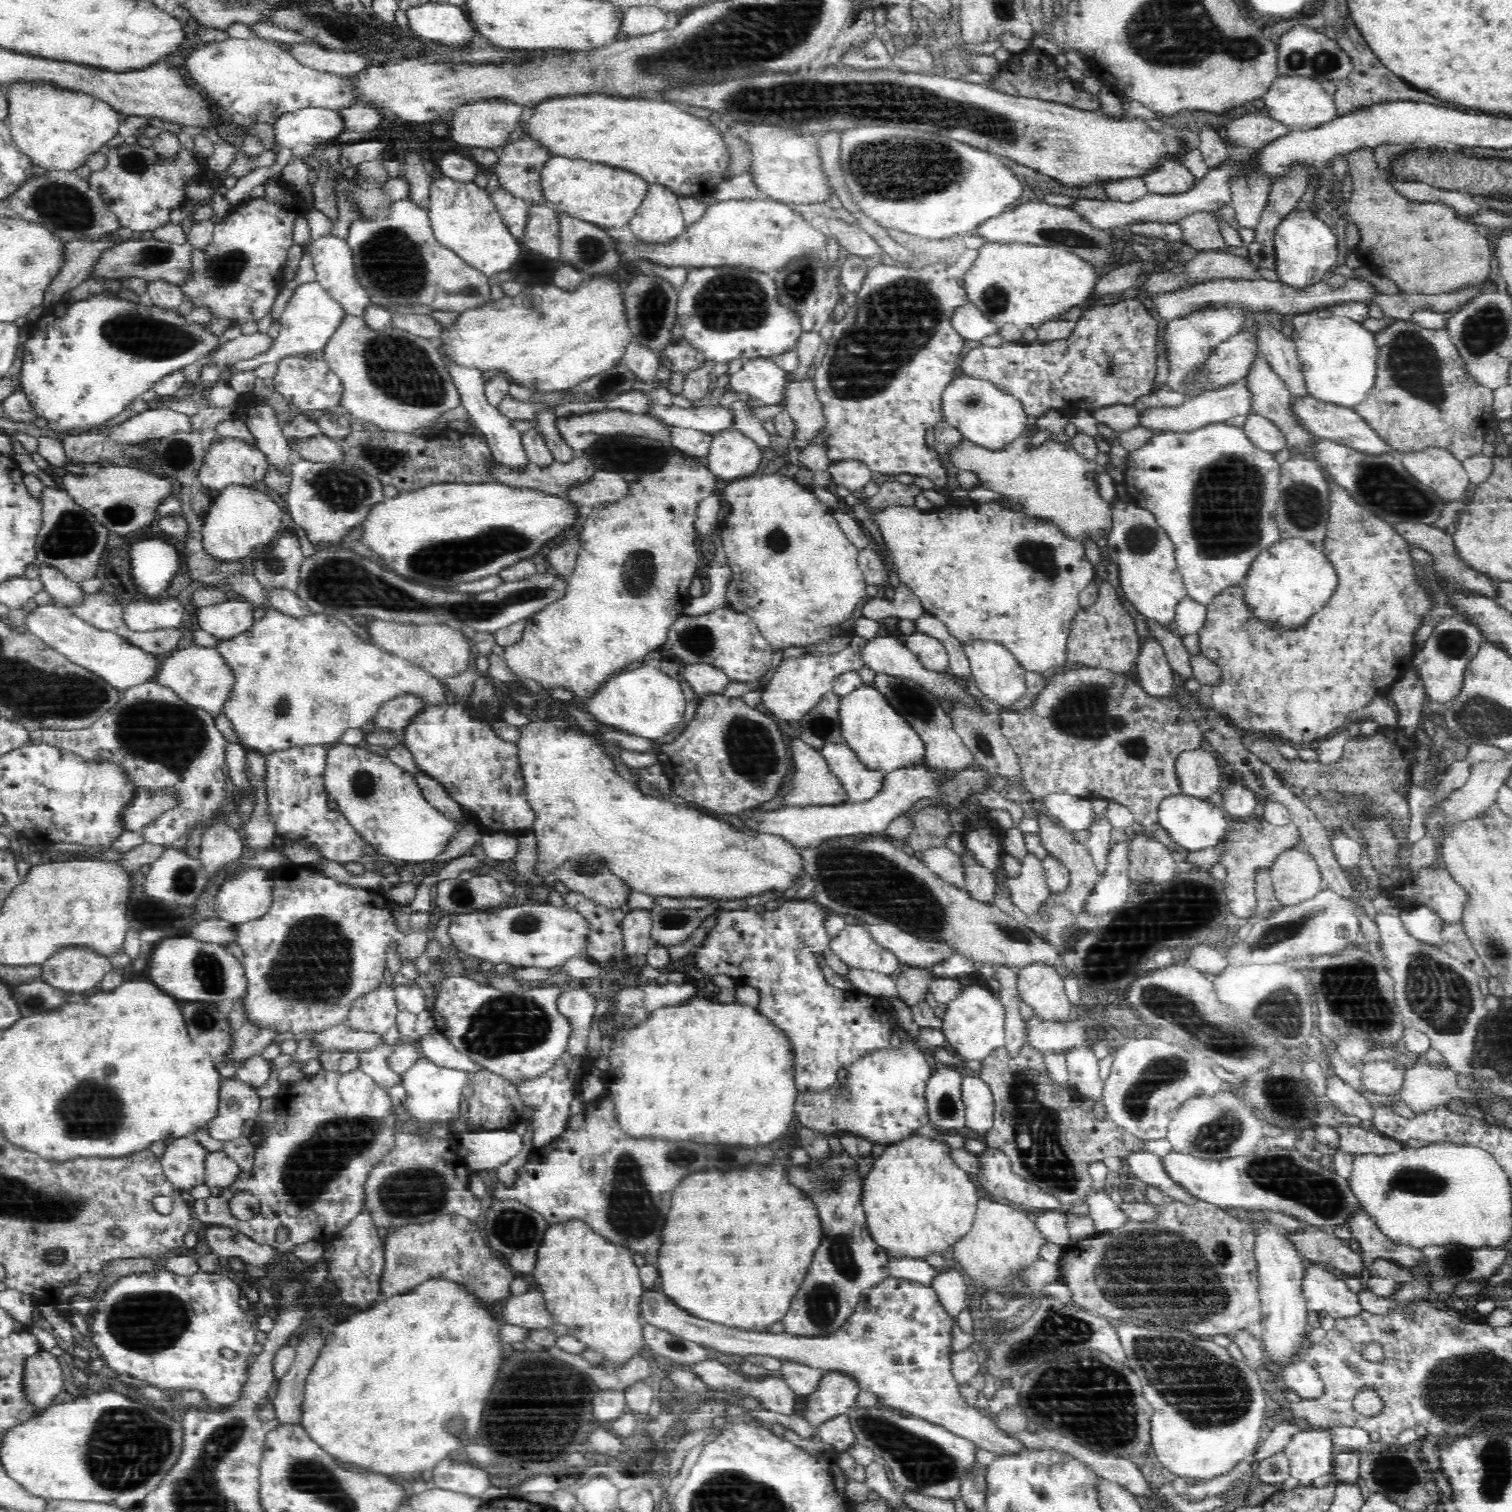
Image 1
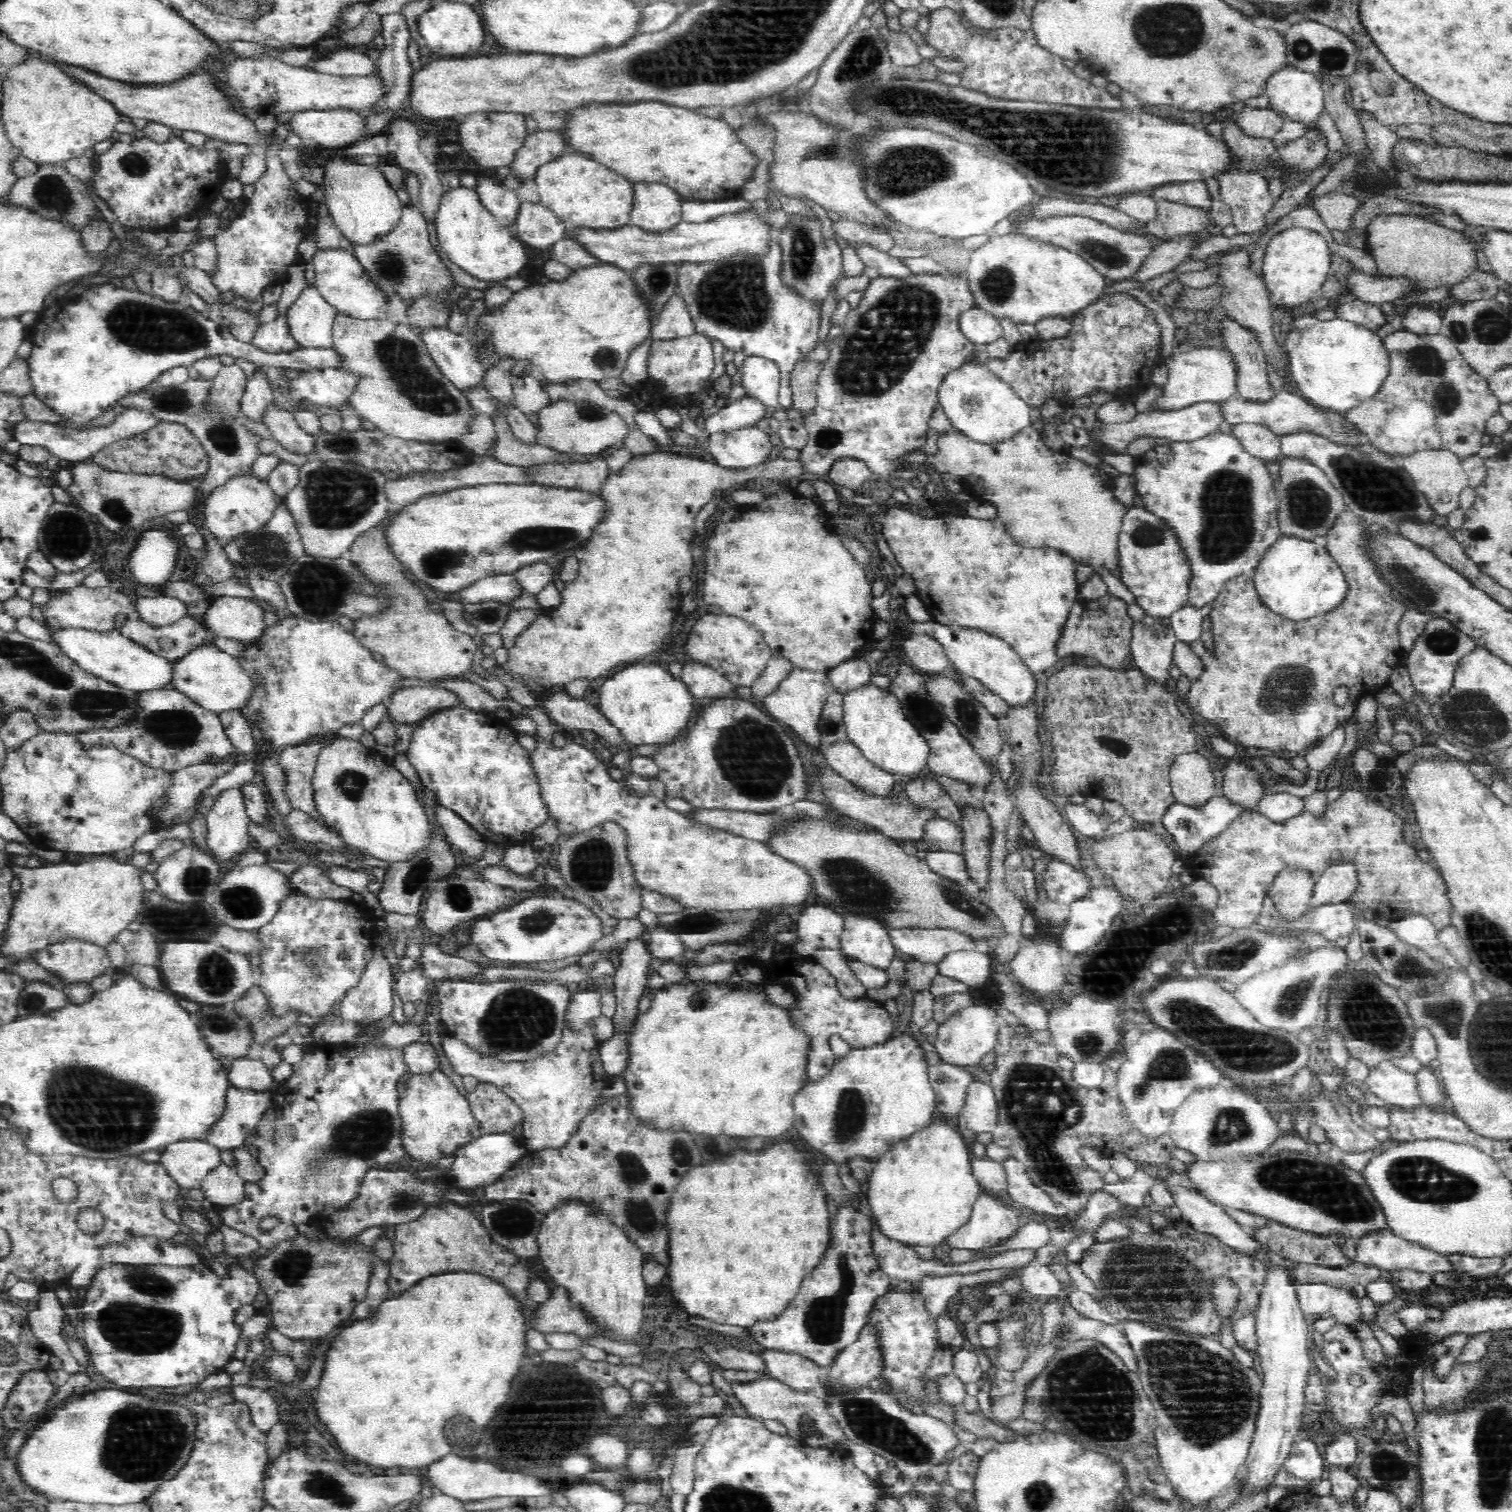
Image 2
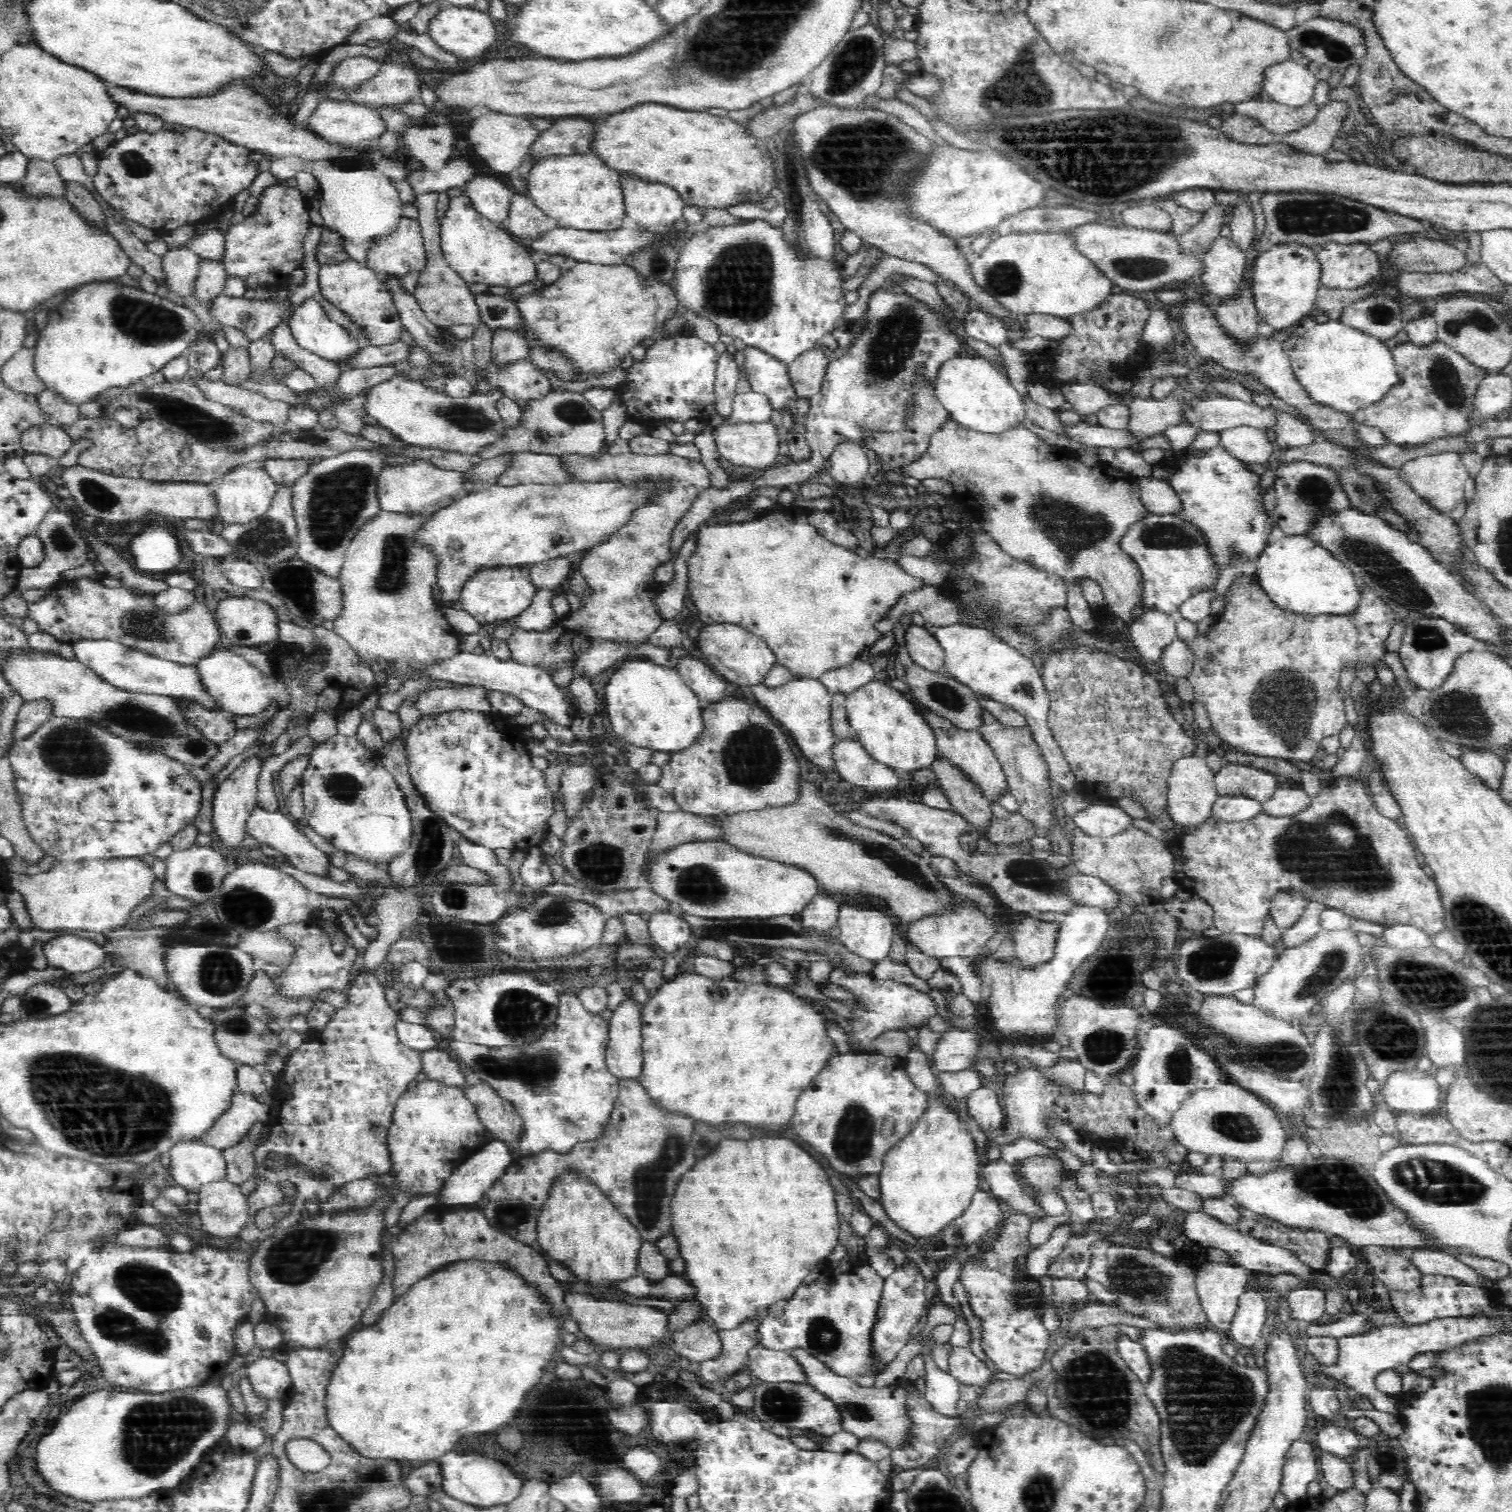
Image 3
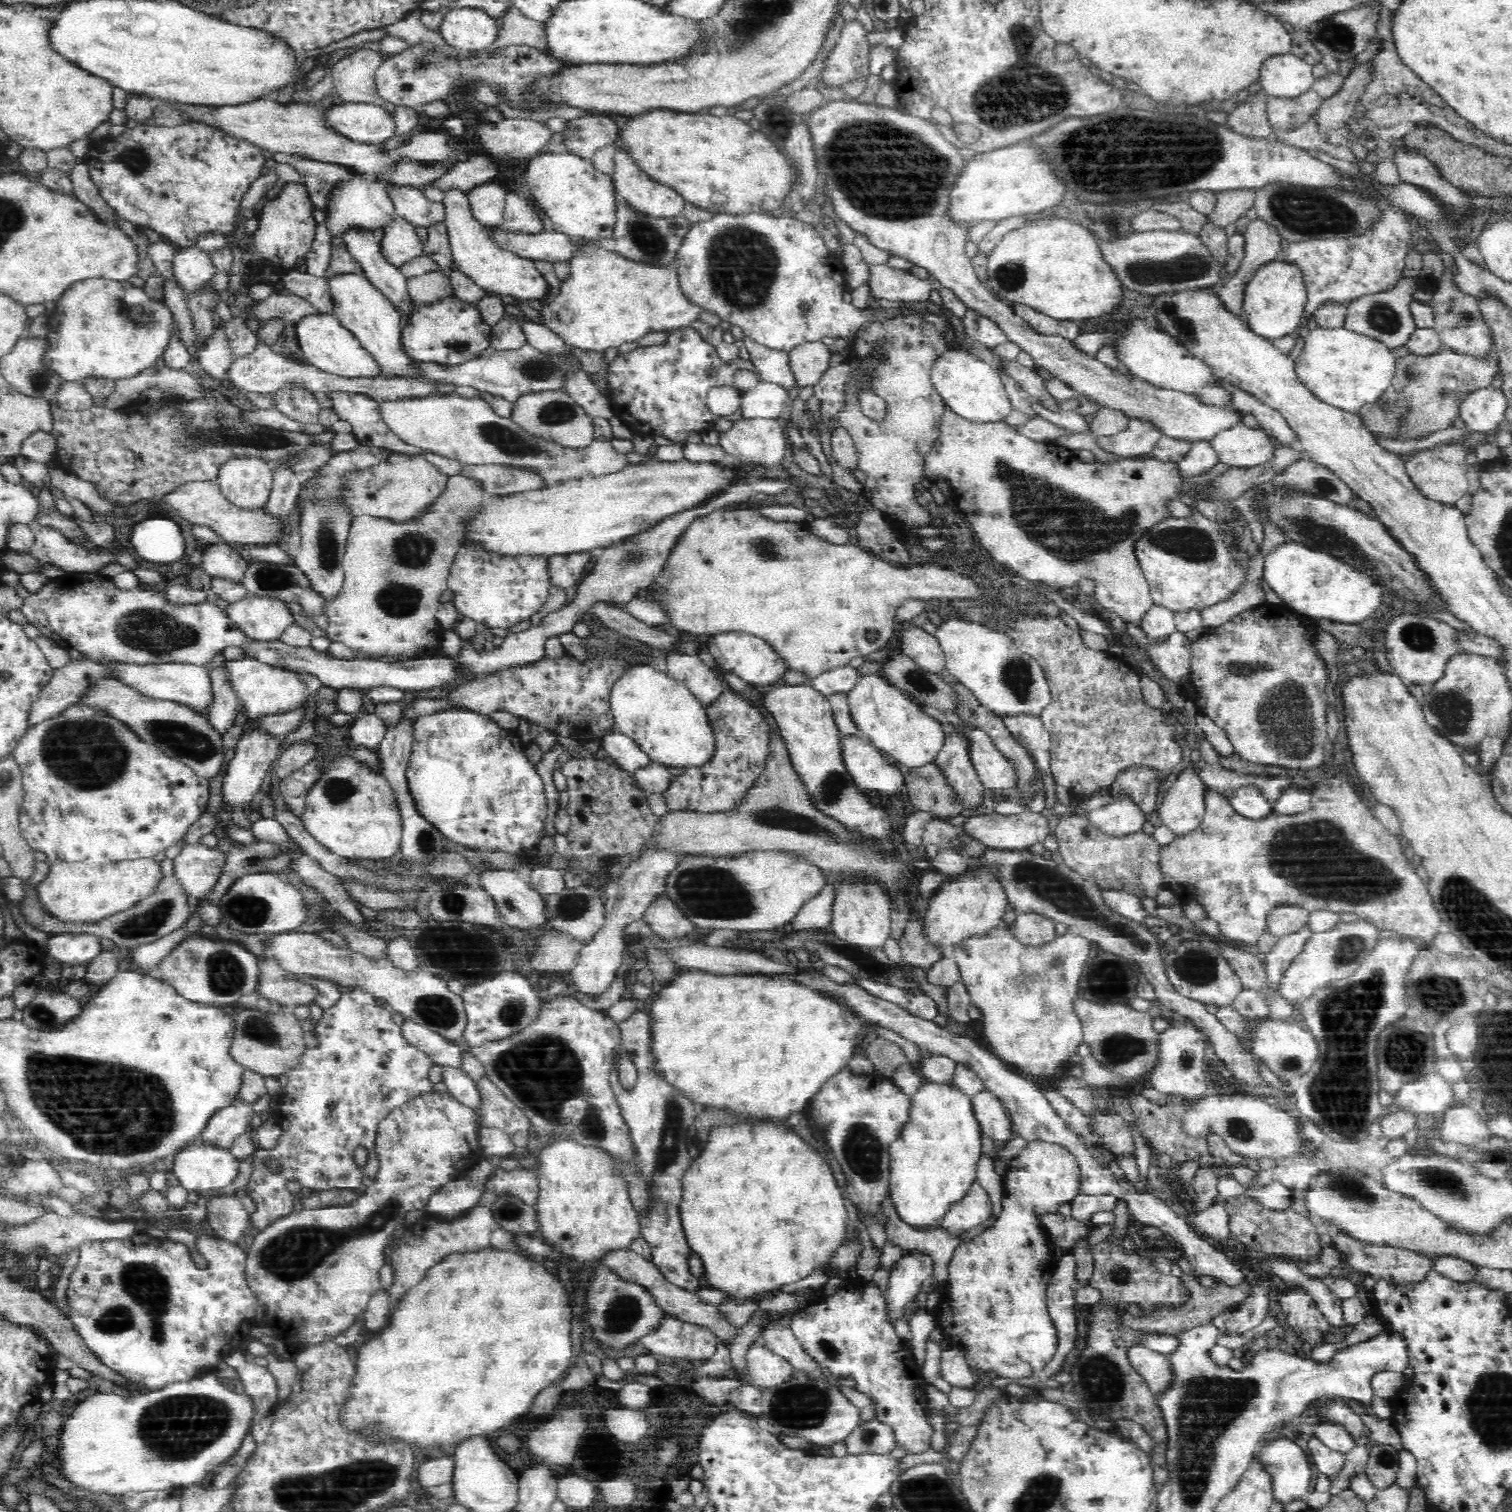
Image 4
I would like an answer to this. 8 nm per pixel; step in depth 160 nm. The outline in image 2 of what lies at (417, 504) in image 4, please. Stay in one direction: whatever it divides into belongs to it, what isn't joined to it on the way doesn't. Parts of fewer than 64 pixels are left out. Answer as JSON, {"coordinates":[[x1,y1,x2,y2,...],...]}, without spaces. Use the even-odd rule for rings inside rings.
{"coordinates":[[473,455,463,466,442,471,412,470,404,472,392,480,387,480,385,494,392,507,397,510,418,504,429,496,445,495,446,492,460,491,462,488,474,488,482,485,496,484,521,484,528,482,526,475,522,474,522,467,511,467,506,464,494,462,488,455,482,457]]}

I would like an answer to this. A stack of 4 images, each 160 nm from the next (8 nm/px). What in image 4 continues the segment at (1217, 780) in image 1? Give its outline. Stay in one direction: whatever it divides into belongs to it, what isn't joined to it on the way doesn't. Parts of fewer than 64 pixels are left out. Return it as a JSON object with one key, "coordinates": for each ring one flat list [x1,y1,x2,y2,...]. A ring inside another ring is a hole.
{"coordinates":[[1190,770,1180,774,1155,814,1162,821,1162,826,1168,827,1178,837,1200,828,1206,810,1202,800,1203,787]]}

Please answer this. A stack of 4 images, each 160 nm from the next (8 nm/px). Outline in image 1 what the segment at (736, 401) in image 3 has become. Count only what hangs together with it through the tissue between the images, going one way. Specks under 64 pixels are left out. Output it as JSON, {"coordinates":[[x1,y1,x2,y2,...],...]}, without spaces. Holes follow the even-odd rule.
{"coordinates":[[653,404,655,409,651,414,673,426,704,432,709,435,734,429,734,411,732,408,704,406,701,408,682,409,676,405,672,408,661,408]]}

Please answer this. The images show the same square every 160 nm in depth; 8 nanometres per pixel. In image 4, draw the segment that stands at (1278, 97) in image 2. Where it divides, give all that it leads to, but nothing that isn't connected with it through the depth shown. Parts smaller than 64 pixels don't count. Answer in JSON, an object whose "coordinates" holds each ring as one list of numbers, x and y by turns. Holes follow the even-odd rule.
{"coordinates":[[1292,52,1275,53,1264,60,1258,81,1269,96,1298,96,1312,89,1312,67]]}

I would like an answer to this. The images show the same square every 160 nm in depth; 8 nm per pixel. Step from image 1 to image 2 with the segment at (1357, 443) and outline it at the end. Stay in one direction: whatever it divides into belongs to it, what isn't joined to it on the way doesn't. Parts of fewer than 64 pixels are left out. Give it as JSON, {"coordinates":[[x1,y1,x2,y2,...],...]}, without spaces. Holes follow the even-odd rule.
{"coordinates":[[1284,390,1276,393,1268,400,1248,400,1234,394,1234,396,1218,403,1218,407,1220,420,1223,421,1223,424,1231,427,1240,424,1258,424,1268,428,1269,432,1276,436,1306,430,1325,436,1337,445,1343,441,1359,440,1360,434,1356,429,1357,434,1342,430,1342,424,1347,422,1340,414,1335,411,1323,412,1323,410,1315,409,1310,405,1310,402]]}

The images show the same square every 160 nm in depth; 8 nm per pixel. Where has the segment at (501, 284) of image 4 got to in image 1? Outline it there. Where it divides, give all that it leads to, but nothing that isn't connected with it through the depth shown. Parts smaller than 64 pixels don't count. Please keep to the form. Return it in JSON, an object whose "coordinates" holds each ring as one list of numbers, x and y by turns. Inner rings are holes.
{"coordinates":[[446,177,436,179,430,187,429,221,436,240,454,252,466,266,487,277,504,272,520,256,521,240,515,237,499,215,490,195,474,182,459,183]]}

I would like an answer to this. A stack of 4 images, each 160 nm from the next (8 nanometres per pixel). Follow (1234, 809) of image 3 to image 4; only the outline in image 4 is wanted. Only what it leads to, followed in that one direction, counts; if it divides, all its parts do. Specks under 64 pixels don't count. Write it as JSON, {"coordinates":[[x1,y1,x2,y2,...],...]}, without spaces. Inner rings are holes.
{"coordinates":[[1254,784,1242,786,1230,797,1231,805,1238,814,1258,820,1275,812,1274,801,1268,800,1264,793]]}

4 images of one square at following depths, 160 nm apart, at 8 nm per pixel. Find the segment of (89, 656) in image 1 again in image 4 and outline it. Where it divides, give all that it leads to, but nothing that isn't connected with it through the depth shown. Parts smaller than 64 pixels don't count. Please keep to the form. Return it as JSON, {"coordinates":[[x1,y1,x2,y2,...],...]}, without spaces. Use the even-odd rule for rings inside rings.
{"coordinates":[[170,663,146,667,114,664,113,668,117,668,117,672,121,673,122,683,144,692,146,696,180,703,202,714,206,714,208,706,214,702,209,666,190,663]]}

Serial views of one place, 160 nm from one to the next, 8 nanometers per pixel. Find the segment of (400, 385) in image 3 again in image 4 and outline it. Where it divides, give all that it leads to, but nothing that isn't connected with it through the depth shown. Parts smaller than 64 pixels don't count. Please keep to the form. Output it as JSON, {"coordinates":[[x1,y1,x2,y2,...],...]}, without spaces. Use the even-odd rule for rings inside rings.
{"coordinates":[[431,395,382,403,381,408,388,427,412,446,458,460,462,465,512,467,516,471,526,471,526,474,538,475,545,488,572,479,612,474,630,464,625,453,614,448,612,440,593,437,590,444,576,448,558,444,549,437,530,433,510,417,498,416,480,397]]}

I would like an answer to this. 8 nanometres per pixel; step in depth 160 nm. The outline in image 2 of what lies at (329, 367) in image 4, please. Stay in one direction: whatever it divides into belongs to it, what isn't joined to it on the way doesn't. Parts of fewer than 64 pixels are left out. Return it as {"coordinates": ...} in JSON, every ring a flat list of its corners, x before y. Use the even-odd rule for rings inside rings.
{"coordinates":[[306,286,288,307,291,333,298,343,304,348,335,348,333,318,338,311,326,302,315,286]]}

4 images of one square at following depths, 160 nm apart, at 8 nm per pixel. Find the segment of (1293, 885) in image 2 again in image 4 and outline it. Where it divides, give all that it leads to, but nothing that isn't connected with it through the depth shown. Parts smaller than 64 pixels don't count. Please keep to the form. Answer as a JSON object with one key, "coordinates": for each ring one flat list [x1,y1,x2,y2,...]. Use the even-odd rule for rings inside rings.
{"coordinates":[[1298,906,1276,907,1267,916,1267,932,1276,939,1296,934,1307,926,1309,914]]}

